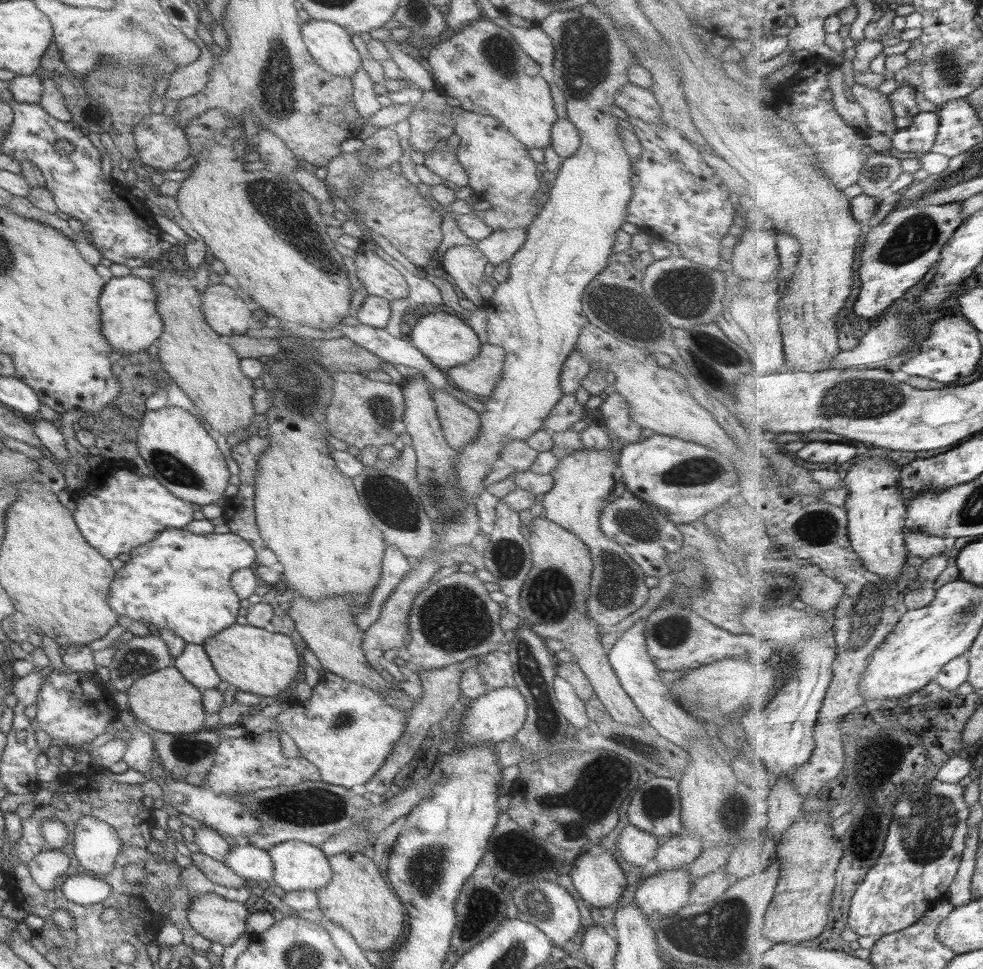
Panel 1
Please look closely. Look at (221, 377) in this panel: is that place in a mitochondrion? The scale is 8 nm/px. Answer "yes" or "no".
no

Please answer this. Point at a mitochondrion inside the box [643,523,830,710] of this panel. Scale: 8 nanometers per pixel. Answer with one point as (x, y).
(670, 630)

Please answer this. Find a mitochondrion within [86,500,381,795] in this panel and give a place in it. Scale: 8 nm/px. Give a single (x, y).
(136, 660)

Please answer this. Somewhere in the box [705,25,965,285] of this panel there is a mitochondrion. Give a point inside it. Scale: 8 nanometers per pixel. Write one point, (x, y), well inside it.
(913, 237)

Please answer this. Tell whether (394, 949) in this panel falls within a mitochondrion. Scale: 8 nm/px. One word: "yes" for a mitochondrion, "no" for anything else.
no

